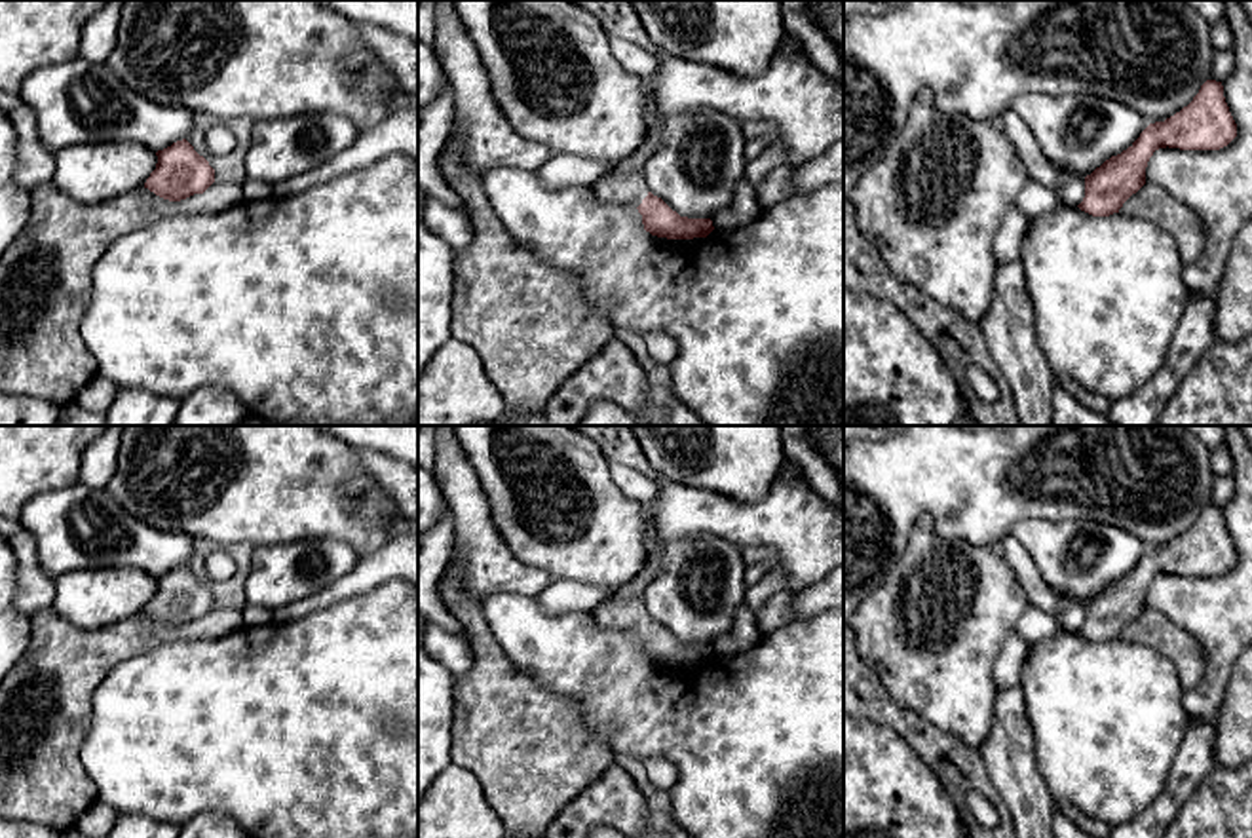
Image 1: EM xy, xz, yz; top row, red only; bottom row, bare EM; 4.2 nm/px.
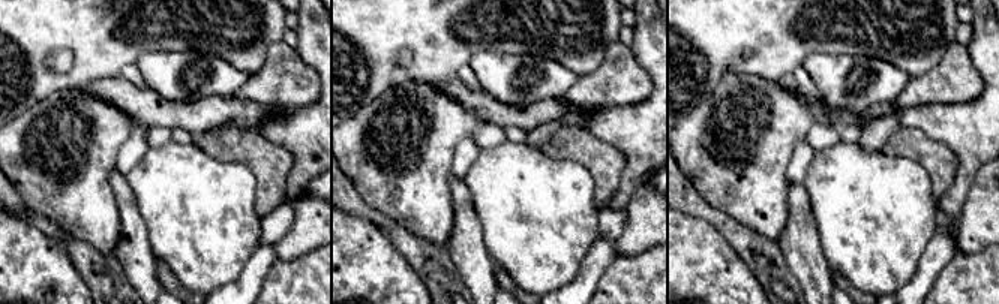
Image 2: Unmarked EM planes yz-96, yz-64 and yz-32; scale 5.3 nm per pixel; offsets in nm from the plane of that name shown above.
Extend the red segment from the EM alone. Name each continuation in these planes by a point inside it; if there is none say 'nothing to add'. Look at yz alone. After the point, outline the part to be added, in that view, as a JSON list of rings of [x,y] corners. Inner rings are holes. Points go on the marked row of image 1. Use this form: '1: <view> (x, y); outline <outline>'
nothing to add

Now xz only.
1: xz (618, 189); outline [[[644,171],[635,173],[604,173],[595,184],[595,194],[602,203],[638,207],[648,196]]]

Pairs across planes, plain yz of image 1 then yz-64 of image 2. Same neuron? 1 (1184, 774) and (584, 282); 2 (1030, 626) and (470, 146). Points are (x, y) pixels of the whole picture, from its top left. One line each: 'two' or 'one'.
1: one
2: two

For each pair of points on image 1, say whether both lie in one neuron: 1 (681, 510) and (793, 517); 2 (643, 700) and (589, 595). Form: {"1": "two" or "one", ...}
{"1": "one", "2": "two"}

